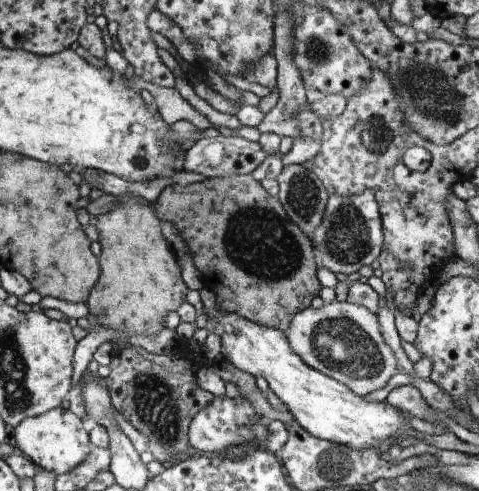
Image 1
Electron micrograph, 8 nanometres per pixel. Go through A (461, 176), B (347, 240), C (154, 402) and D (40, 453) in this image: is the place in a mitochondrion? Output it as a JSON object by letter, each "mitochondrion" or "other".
{"A":"other","B":"mitochondrion","C":"mitochondrion","D":"other"}

